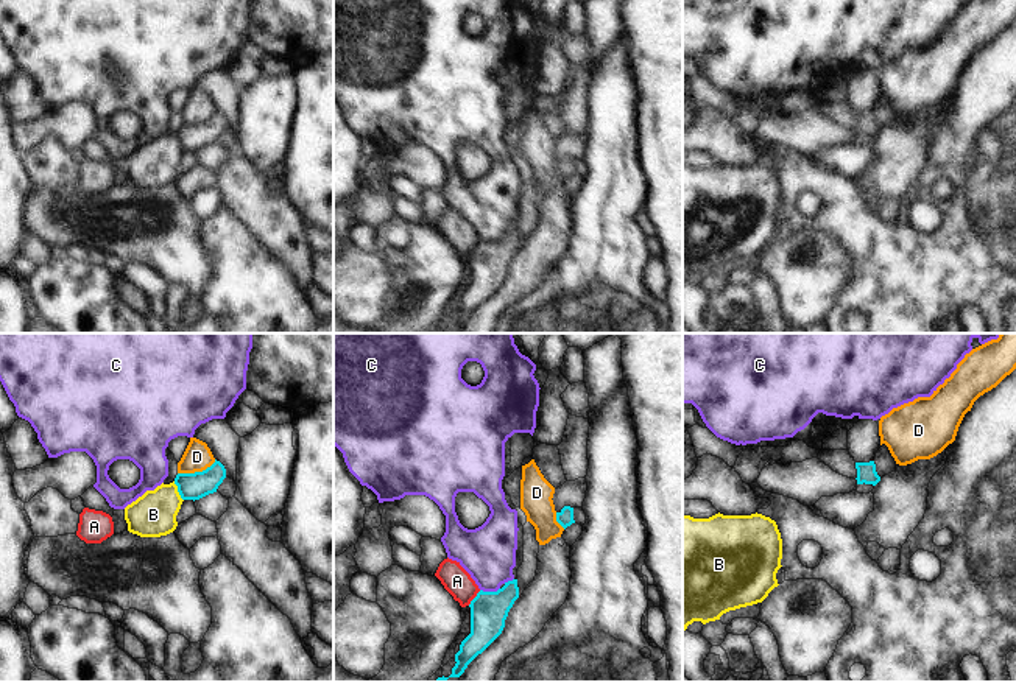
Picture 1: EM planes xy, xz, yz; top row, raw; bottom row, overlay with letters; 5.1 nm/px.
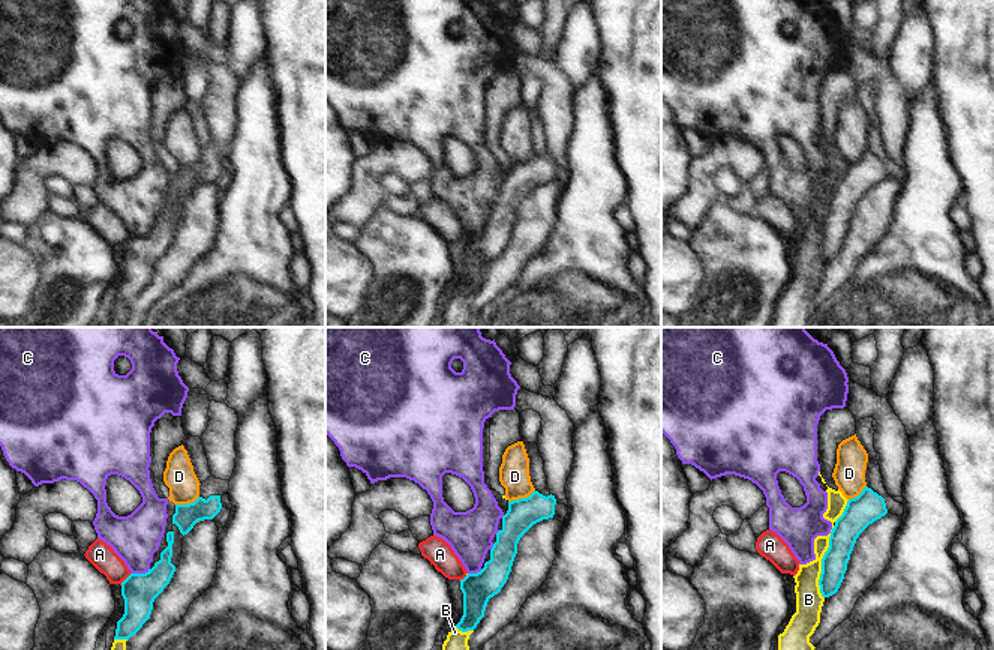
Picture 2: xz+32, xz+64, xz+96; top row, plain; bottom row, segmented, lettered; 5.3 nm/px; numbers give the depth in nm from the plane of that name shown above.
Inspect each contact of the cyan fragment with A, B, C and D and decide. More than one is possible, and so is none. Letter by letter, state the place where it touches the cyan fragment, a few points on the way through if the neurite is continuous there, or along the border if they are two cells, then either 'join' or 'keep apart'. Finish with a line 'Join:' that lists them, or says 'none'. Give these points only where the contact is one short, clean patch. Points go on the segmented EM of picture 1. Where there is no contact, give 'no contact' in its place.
A: contact xz (474, 598); border xz (480, 590), (468, 604); keep apart
B: contact xy (178, 491); keep apart
C: contact xz (490, 592); border xz (499, 587), (496, 590), (480, 590); keep apart
D: contact xy (197, 472); border xy (215, 460), (201, 471), (178, 474); keep apart
Join: none

